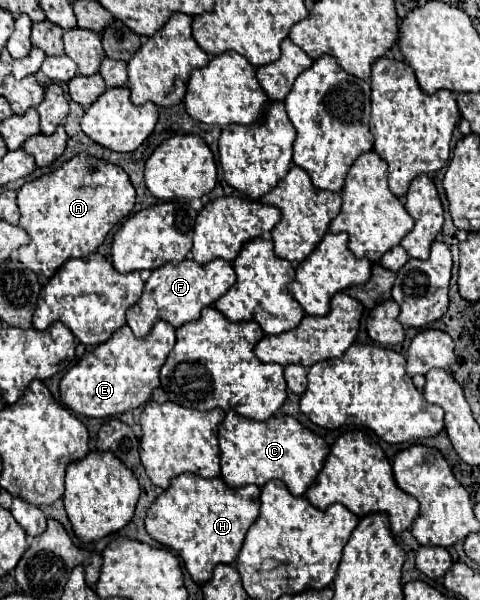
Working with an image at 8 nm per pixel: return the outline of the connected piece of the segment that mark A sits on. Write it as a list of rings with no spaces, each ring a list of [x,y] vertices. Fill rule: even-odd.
[[[77,154],[57,170],[25,182],[17,192],[17,206],[21,210],[19,224],[31,238],[19,248],[19,260],[35,274],[51,278],[69,258],[95,252],[109,230],[129,216],[135,206],[135,188],[117,164],[91,154]]]

